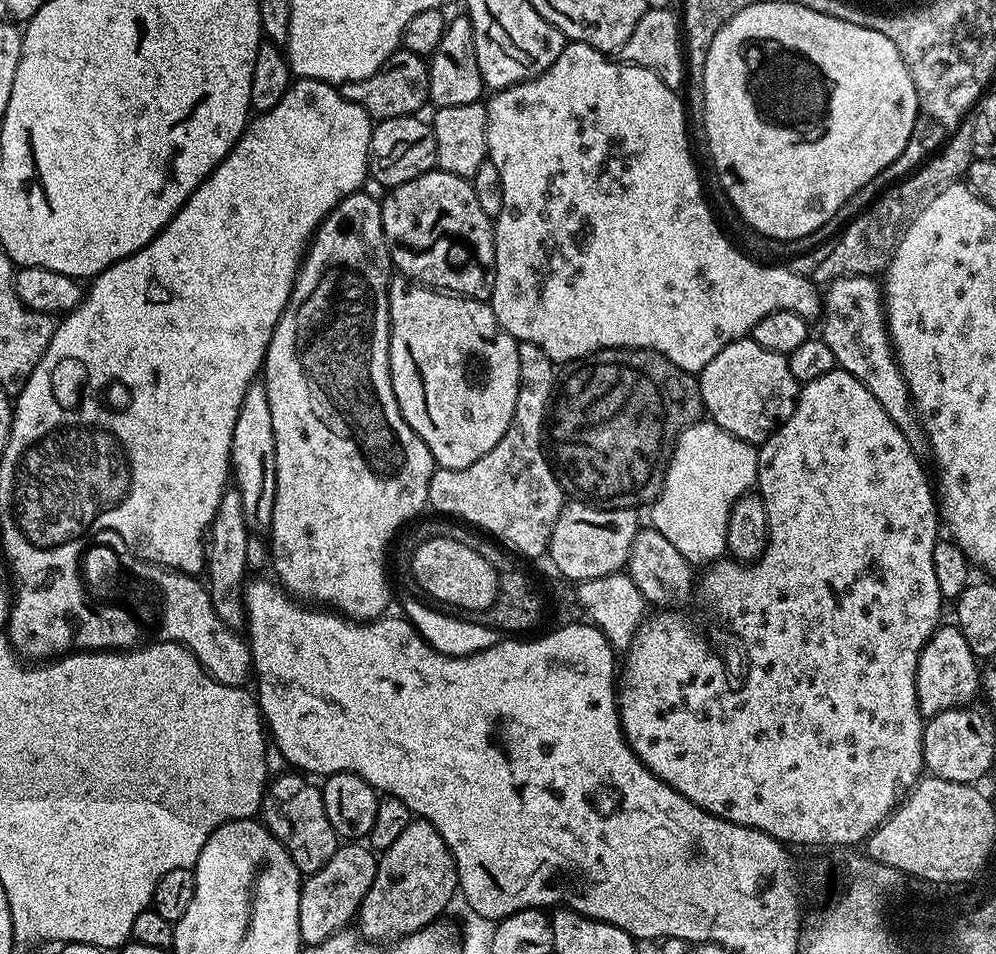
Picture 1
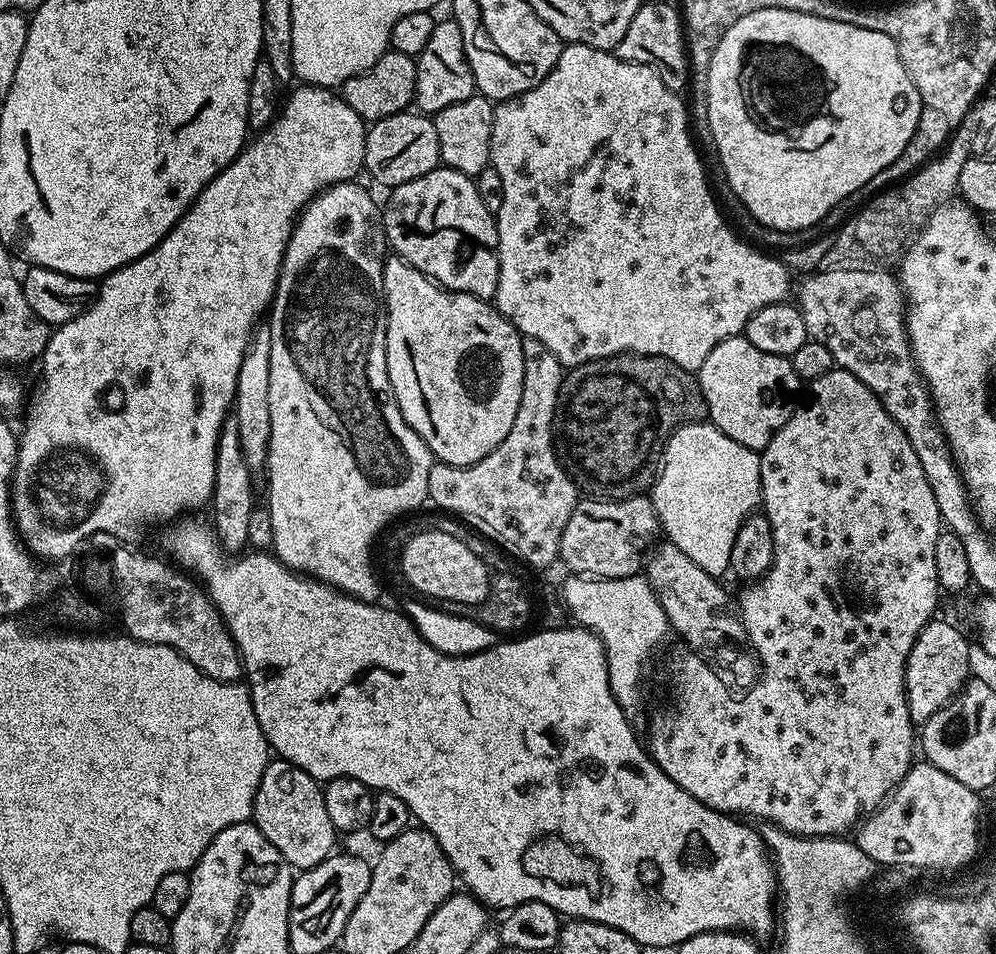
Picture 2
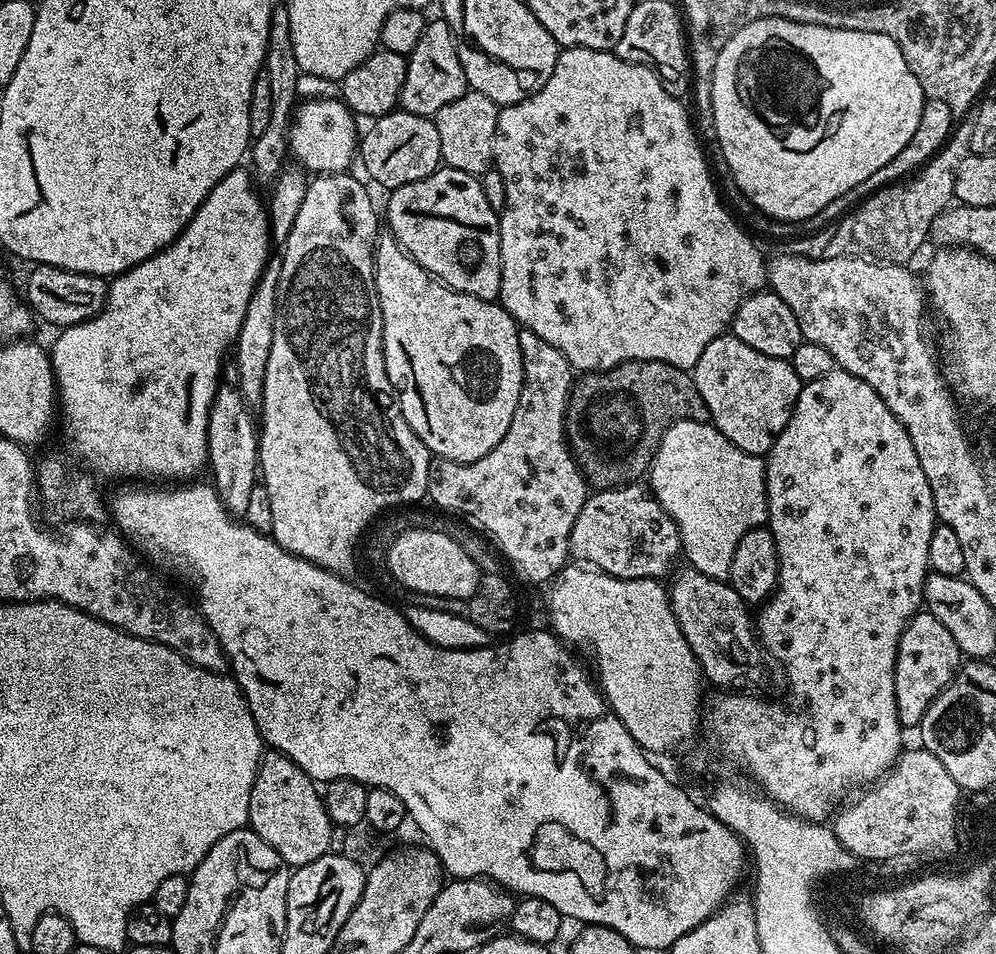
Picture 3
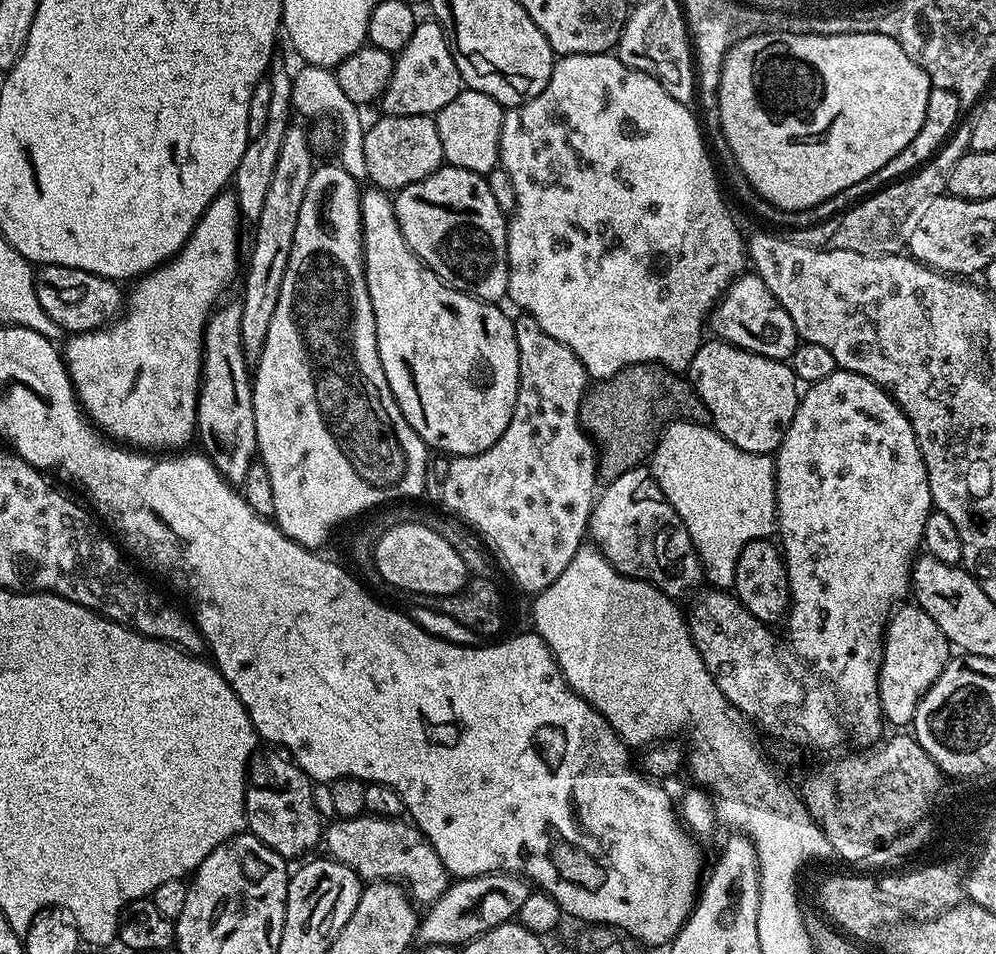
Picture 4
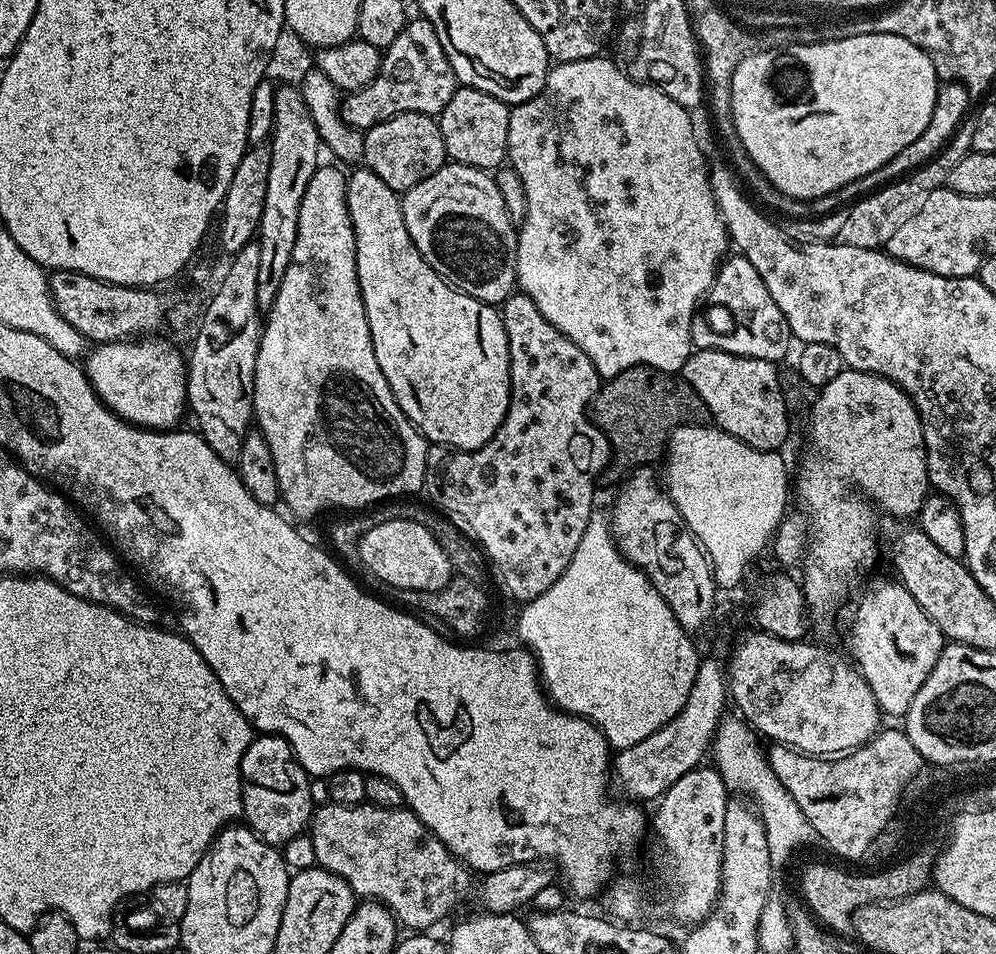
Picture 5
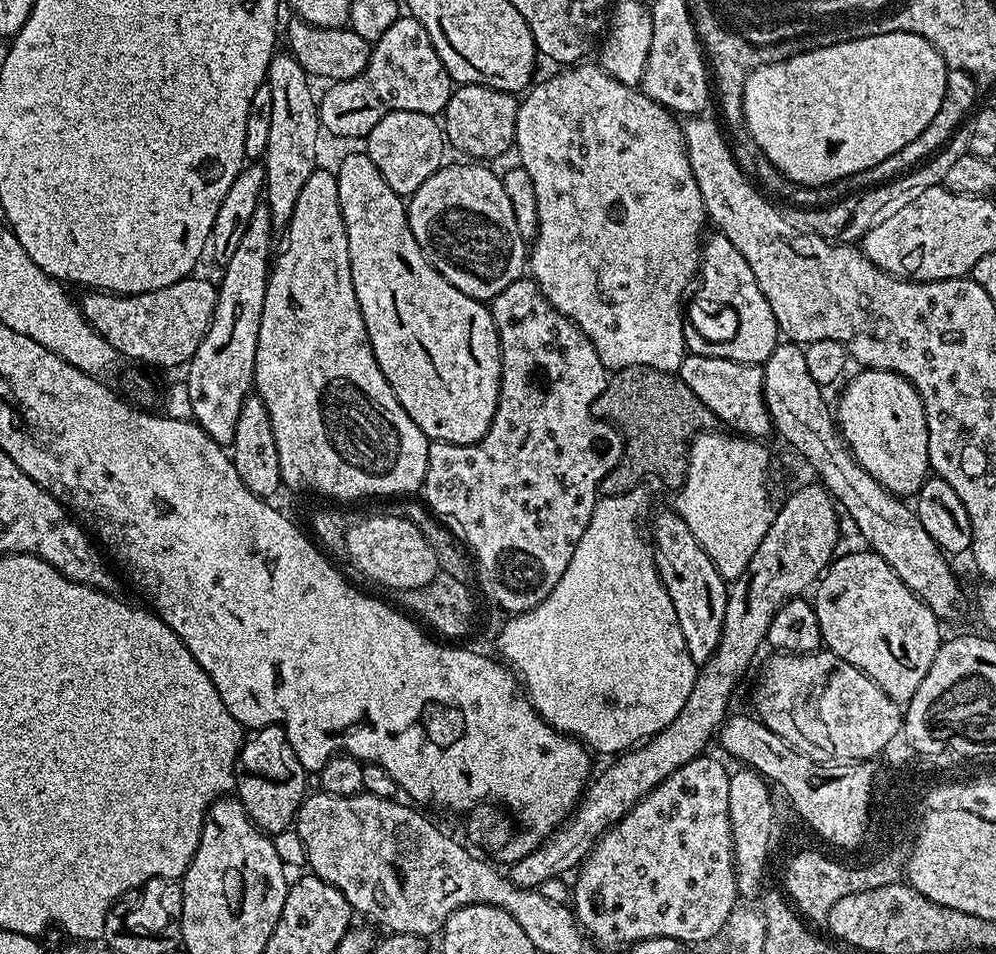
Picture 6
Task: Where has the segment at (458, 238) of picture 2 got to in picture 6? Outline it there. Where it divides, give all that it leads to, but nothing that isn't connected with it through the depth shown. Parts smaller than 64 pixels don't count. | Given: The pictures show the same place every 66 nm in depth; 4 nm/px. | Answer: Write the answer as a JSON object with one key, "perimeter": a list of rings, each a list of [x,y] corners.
{"perimeter":[[[480,162],[441,166],[407,201],[410,230],[429,262],[470,298],[491,302],[526,272],[526,242],[518,234],[506,186]]]}

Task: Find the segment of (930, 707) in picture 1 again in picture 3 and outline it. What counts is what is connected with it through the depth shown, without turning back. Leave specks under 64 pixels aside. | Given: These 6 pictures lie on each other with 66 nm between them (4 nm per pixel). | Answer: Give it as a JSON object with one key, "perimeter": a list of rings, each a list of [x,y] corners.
{"perimeter":[[[926,610],[917,612],[902,634],[896,655],[894,694],[901,729],[919,729],[929,702],[954,679],[961,663],[962,653],[950,630],[946,630],[946,626],[942,626],[934,614]]]}

